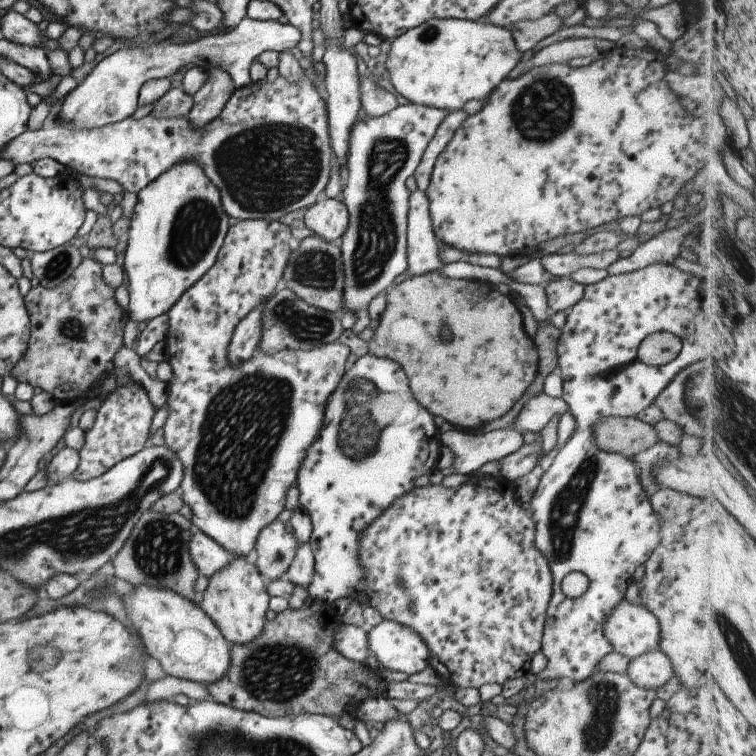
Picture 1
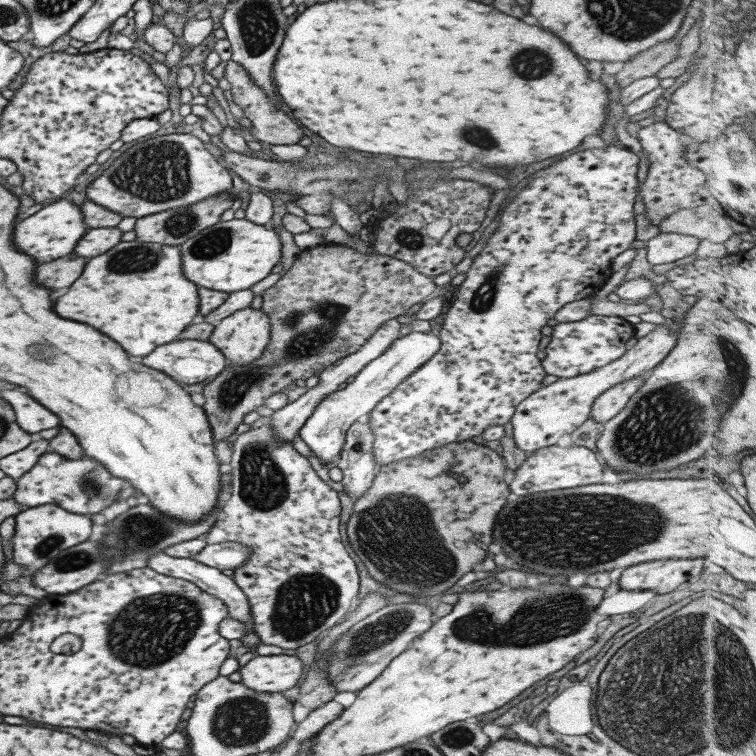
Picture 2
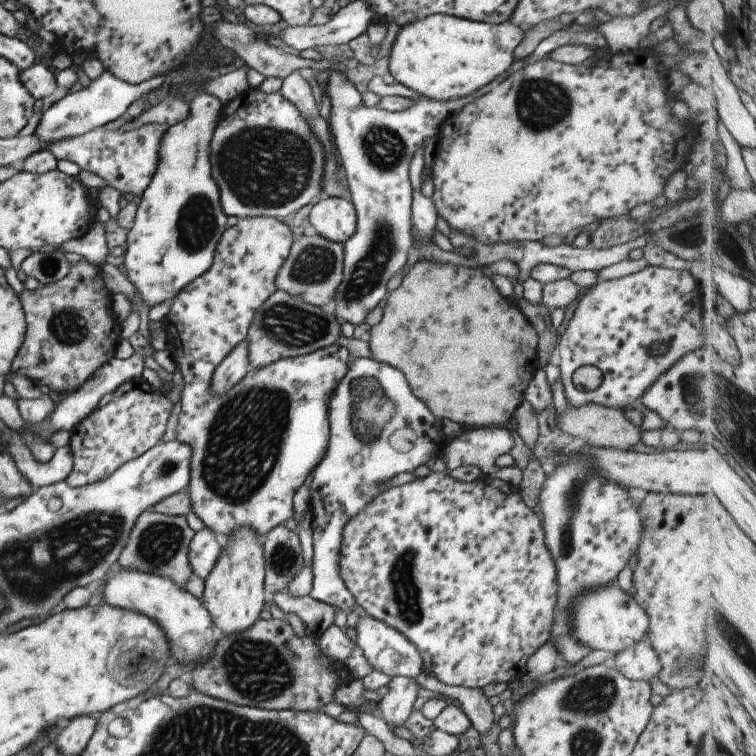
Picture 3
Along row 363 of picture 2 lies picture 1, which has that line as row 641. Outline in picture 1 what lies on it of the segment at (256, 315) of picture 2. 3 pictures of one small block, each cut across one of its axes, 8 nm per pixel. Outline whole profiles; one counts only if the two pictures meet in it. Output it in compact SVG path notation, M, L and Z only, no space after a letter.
M233 557L225 569L215 572L209 579L207 588L199 595L200 610L219 630L221 637L230 645L243 645L254 640L263 629L269 596L265 582L258 574L254 564L246 562L245 557Z

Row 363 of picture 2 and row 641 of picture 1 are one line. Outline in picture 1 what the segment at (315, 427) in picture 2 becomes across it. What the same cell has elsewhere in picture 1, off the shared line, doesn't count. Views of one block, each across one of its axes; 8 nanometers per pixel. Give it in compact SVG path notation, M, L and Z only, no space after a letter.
M385 619L367 632L371 656L389 671L415 675L428 667L427 646L407 626Z

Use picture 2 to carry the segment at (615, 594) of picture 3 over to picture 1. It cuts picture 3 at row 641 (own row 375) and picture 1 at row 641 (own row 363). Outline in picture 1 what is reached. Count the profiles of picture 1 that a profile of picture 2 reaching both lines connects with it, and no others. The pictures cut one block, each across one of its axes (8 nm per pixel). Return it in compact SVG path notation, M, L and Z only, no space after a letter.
M624 598L605 620L602 632L613 652L630 659L657 650L660 642L657 618L644 607L630 604Z

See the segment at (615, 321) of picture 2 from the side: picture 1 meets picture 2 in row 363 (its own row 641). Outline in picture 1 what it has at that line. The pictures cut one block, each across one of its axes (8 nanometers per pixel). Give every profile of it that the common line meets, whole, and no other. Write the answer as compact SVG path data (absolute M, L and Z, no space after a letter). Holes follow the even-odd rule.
M658 263L641 268L637 271L622 273L619 275L608 275L600 282L592 283L584 286L583 297L568 311L564 326L560 329L560 338L556 345L557 354L557 372L561 380L561 399L565 402L568 412L575 421L575 428L568 438L567 442L559 448L557 452L550 456L550 459L544 467L544 471L539 480L539 485L533 494L533 497L528 502L531 506L531 516L534 527L534 548L541 554L542 558L548 563L551 578L551 593L545 612L543 635L541 640L540 650L545 655L546 666L536 676L539 680L555 680L557 678L570 680L573 685L589 679L597 670L598 662L605 655L613 652L613 648L606 640L605 634L602 632L602 625L605 620L611 615L614 607L617 607L619 602L622 602L626 591L627 583L632 581L632 574L644 564L652 554L653 550L660 542L660 529L658 526L658 518L652 513L648 498L642 491L642 486L638 480L637 467L632 459L616 453L602 452L594 442L594 427L606 417L630 417L636 419L640 411L652 405L655 398L669 385L669 382L683 369L691 364L701 362L717 362L725 361L732 358L736 351L736 340L732 334L732 326L730 324L731 315L725 305L713 295L710 284L706 280L702 272L697 272L690 269L689 272L683 273L672 266L672 264ZM666 331L679 338L682 347L679 353L669 363L663 365L645 365L638 360L637 348L643 338L646 338L652 333ZM572 571L578 571L587 577L587 590L579 596L579 598L566 598L560 590L560 583L563 577Z

